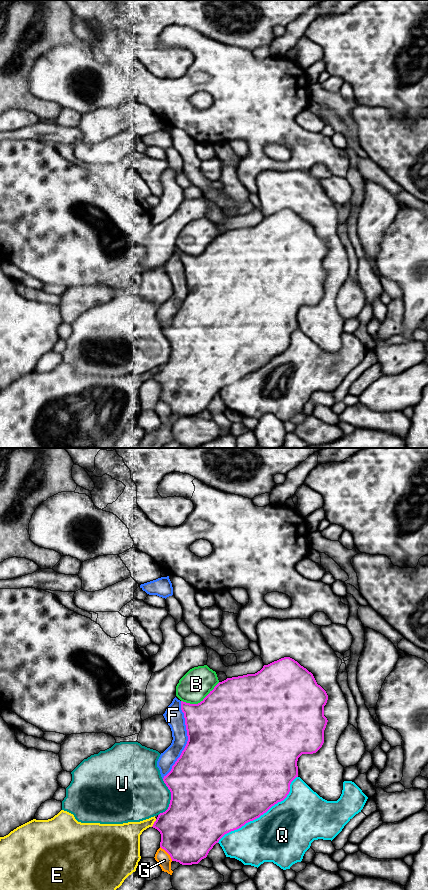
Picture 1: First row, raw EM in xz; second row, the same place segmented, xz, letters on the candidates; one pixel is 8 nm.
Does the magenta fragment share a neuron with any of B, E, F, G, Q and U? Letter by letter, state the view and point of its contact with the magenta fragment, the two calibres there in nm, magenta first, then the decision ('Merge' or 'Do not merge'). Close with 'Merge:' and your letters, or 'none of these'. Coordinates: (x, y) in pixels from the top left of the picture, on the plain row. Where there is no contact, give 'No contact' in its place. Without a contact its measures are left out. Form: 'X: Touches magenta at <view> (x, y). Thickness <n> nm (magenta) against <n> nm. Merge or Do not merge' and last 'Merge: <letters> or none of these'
B: Touches magenta at xz (201, 253). Thickness 500 nm (magenta) against 240 nm. Do not merge
E: Touches magenta at xz (154, 375). Thickness 400 nm (magenta) against 220 nm. Do not merge
F: Touches magenta at xz (188, 292). Thickness 500 nm (magenta) against 150 nm. Do not merge
G: Touches magenta at xz (167, 404). Thickness 460 nm (magenta) against 120 nm. Do not merge
Q: Touches magenta at xz (261, 366). Thickness 500 nm (magenta) against 460 nm. Do not merge
U: Touches magenta at xz (171, 350). Thickness 500 nm (magenta) against 400 nm. Do not merge
Merge: none of these

